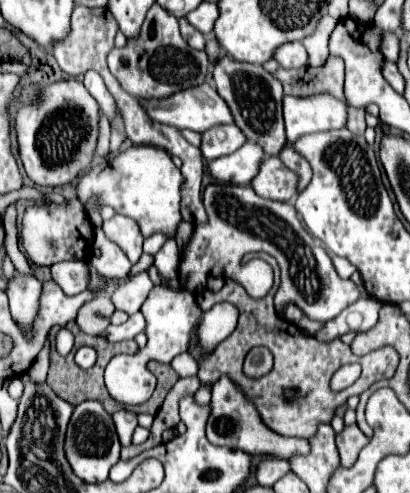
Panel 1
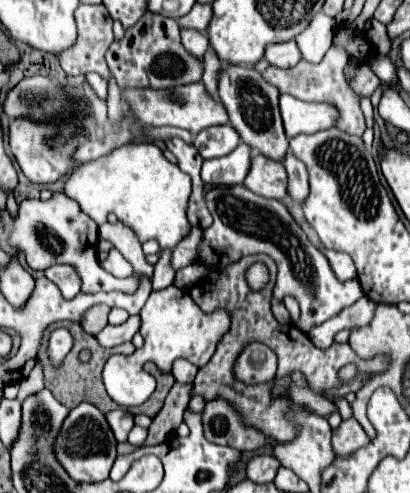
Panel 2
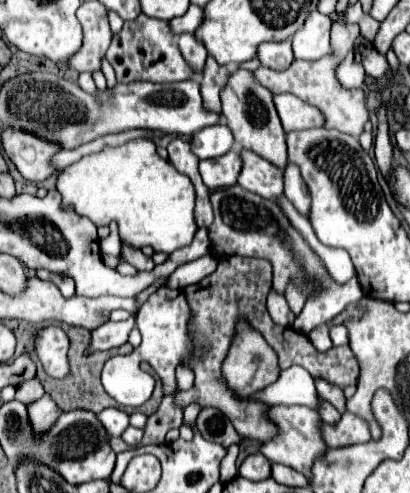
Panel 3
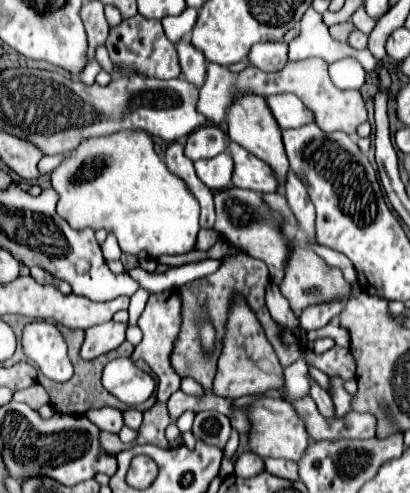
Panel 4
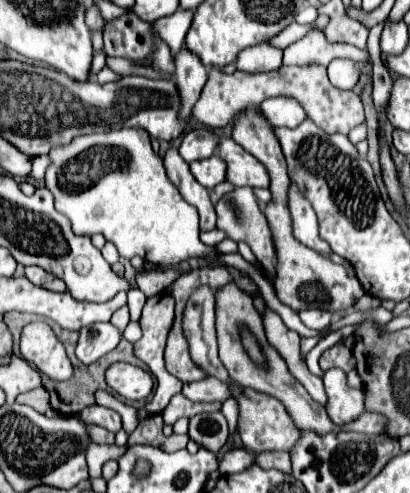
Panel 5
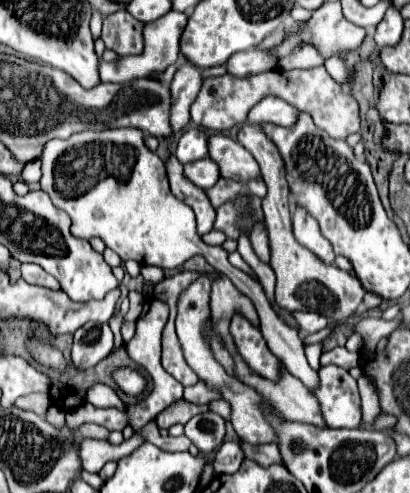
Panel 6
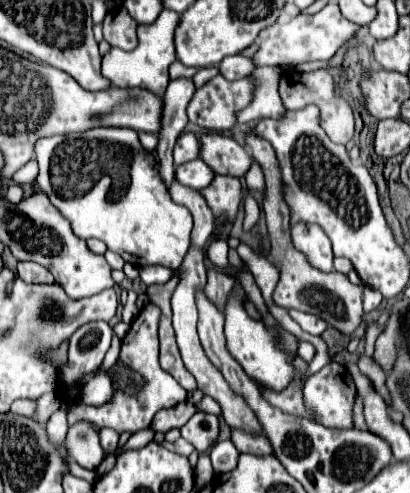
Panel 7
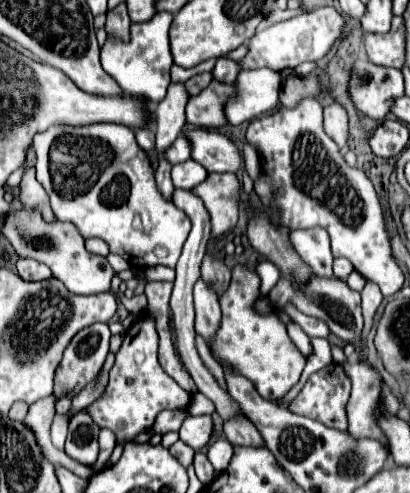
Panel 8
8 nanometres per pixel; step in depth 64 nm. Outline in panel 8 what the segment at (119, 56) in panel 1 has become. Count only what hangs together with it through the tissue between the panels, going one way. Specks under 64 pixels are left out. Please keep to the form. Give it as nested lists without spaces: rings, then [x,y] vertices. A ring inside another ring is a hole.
[[[120,2],[112,12],[108,12],[106,16],[106,32],[116,36],[116,38],[124,38],[128,40],[128,28],[130,28],[130,18],[128,12],[124,8],[126,2]]]

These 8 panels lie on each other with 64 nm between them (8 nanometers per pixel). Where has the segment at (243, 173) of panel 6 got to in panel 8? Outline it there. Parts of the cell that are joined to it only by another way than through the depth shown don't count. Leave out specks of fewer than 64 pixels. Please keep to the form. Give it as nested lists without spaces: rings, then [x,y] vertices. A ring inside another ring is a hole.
[[[184,130],[182,136],[186,136],[192,144],[192,160],[202,164],[208,172],[238,172],[242,170],[242,156],[240,150],[234,146],[230,138],[216,130]]]

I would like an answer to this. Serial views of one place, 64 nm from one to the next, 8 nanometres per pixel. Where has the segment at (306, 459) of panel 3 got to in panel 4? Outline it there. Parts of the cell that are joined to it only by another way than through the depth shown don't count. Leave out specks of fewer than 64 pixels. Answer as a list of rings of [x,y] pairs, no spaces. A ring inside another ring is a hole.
[[[262,396],[258,398],[258,402],[252,402],[246,408],[248,420],[250,420],[250,432],[248,432],[248,446],[254,454],[266,458],[266,456],[274,456],[274,458],[288,458],[298,462],[302,452],[308,446],[308,432],[304,428],[304,422],[298,418],[296,410],[280,400],[280,398],[268,398]]]

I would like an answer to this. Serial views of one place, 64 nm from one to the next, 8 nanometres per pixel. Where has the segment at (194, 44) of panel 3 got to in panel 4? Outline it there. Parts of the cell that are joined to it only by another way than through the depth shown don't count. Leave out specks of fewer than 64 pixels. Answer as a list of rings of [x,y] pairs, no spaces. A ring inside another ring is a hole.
[[[180,40],[176,50],[178,50],[178,62],[180,62],[182,78],[190,80],[190,84],[200,88],[204,84],[204,80],[206,80],[204,54],[200,50],[192,48],[192,44],[188,40]]]

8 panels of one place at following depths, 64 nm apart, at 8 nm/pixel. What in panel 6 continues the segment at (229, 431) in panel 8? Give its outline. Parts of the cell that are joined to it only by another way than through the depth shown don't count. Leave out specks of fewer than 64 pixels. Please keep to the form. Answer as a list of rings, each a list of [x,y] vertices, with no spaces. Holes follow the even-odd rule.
[[[240,440],[240,446],[242,446],[242,452],[244,452],[246,458],[256,460],[262,466],[282,464],[282,458],[280,458],[280,452],[278,452],[276,444],[258,444],[258,446],[252,446],[252,444]]]

